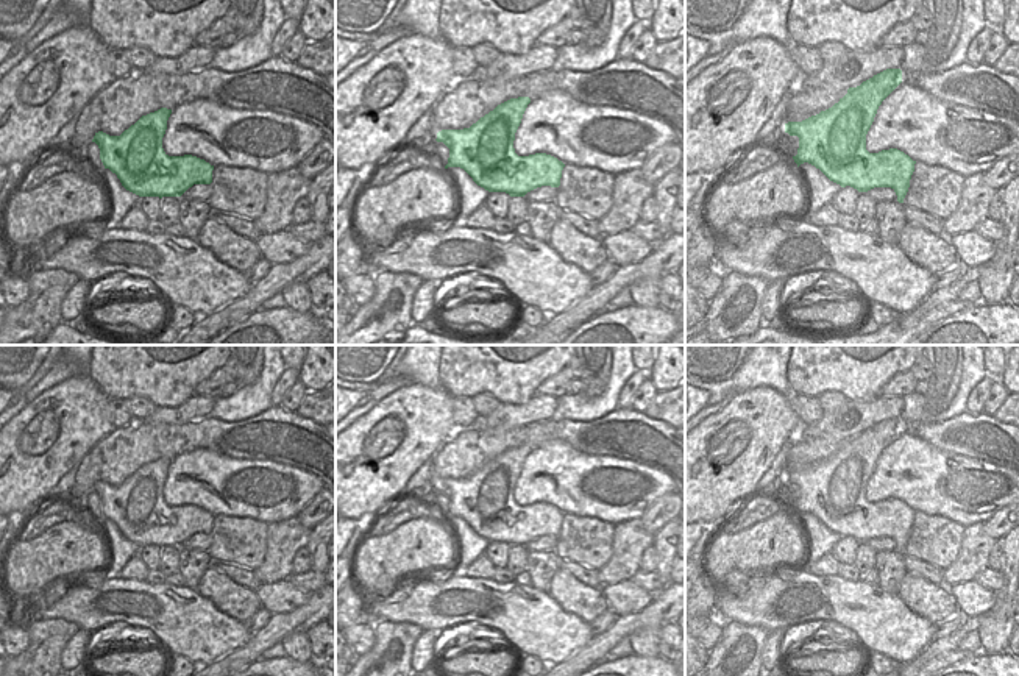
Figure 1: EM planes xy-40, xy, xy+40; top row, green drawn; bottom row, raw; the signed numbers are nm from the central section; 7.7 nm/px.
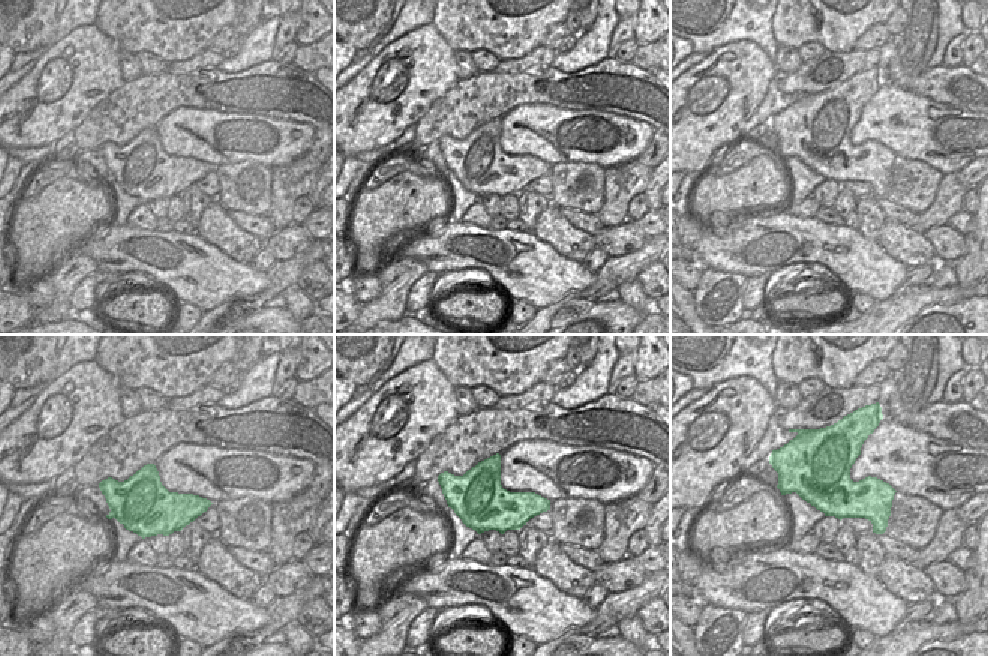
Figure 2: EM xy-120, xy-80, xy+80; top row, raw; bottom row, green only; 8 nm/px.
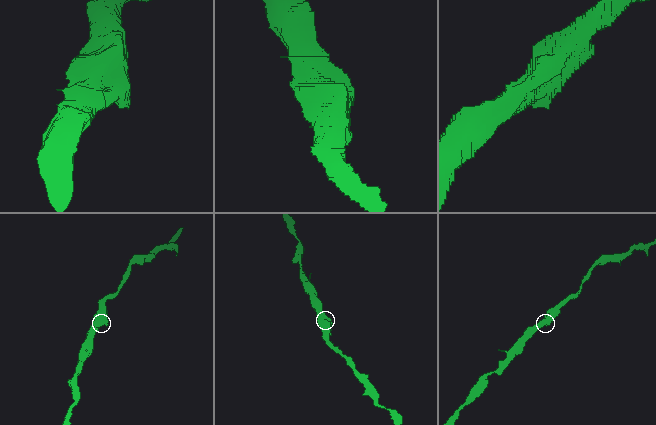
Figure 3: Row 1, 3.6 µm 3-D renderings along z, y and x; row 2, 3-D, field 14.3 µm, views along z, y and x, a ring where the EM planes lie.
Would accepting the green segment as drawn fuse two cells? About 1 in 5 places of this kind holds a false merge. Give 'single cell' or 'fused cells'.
single cell

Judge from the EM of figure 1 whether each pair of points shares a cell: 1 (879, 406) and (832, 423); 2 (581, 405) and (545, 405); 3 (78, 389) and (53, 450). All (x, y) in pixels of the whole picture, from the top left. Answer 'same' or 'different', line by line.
1: same
2: different
3: same

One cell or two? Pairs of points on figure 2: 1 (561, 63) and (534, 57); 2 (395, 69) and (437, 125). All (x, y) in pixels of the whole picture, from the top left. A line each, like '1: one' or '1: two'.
1: two
2: two

